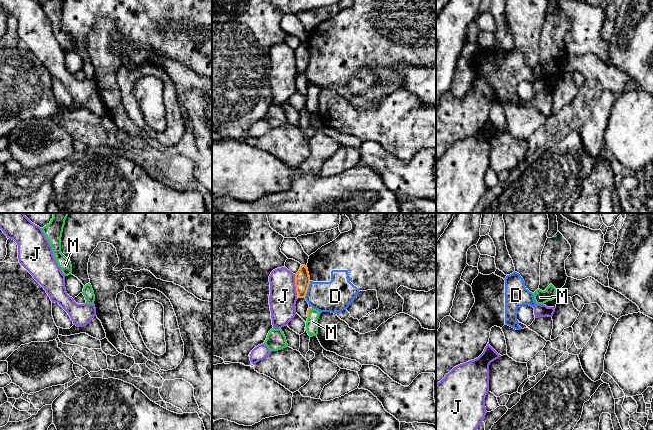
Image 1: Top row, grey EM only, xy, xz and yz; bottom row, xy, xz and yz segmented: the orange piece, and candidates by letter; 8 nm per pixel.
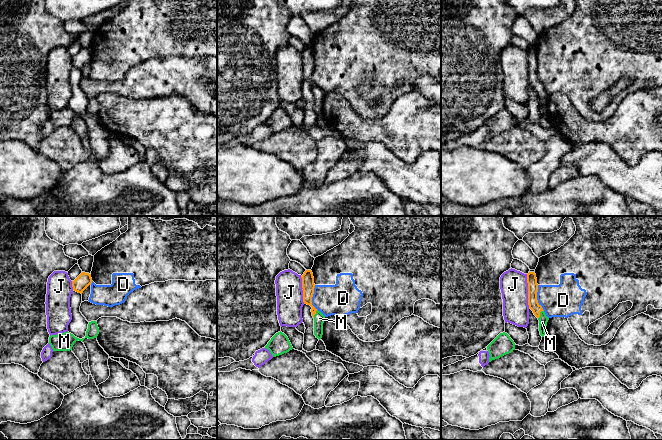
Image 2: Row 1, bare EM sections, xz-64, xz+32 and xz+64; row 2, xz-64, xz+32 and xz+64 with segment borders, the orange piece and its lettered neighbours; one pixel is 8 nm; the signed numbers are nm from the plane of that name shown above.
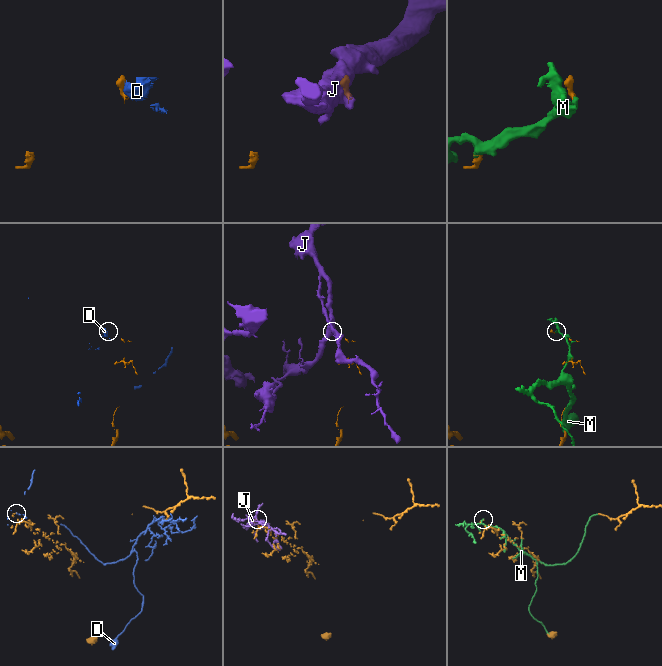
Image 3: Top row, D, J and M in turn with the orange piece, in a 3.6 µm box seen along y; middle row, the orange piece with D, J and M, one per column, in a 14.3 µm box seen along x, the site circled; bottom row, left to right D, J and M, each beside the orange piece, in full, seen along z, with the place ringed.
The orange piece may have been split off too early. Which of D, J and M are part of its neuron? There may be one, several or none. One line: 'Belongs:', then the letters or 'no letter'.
Belongs: M

